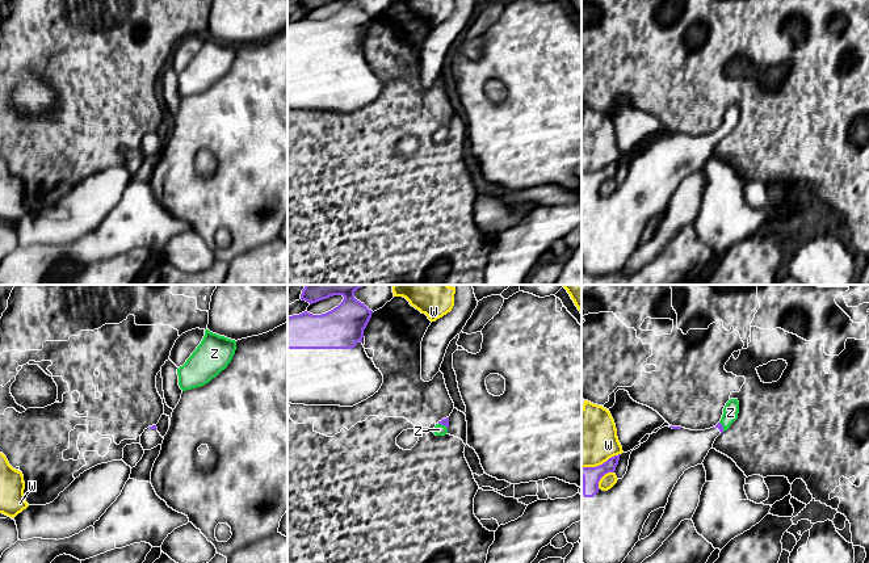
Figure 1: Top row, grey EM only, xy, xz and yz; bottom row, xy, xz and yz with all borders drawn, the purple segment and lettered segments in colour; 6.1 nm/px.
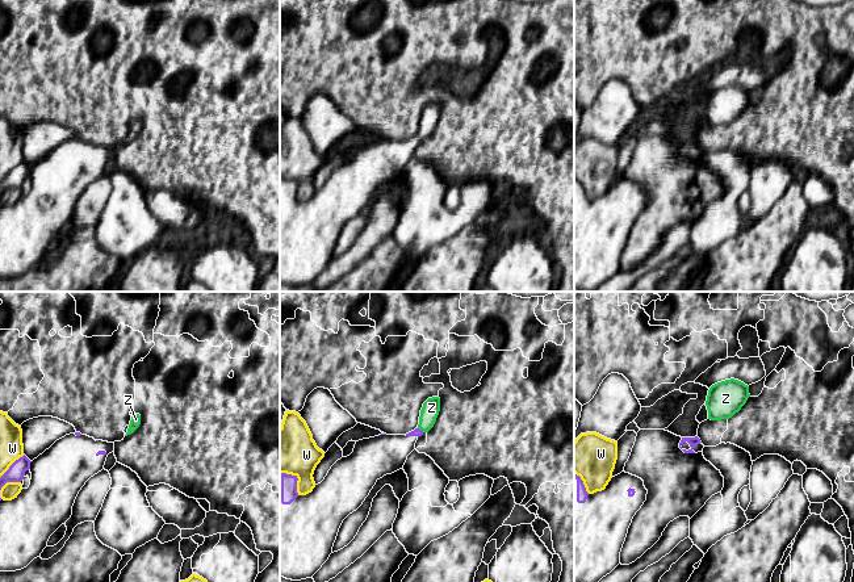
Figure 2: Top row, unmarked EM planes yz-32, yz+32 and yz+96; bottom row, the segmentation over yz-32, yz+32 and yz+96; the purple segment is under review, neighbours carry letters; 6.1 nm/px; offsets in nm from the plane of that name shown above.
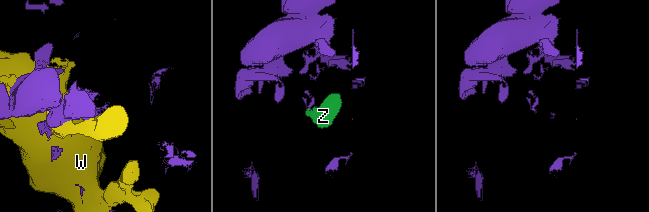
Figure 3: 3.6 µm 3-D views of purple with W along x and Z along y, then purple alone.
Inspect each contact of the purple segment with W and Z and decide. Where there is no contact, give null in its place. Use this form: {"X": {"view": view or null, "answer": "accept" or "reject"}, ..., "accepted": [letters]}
{"W": {"view": "yz", "answer": "reject"}, "Z": {"view": "yz", "answer": "accept"}, "accepted": ["Z"]}

